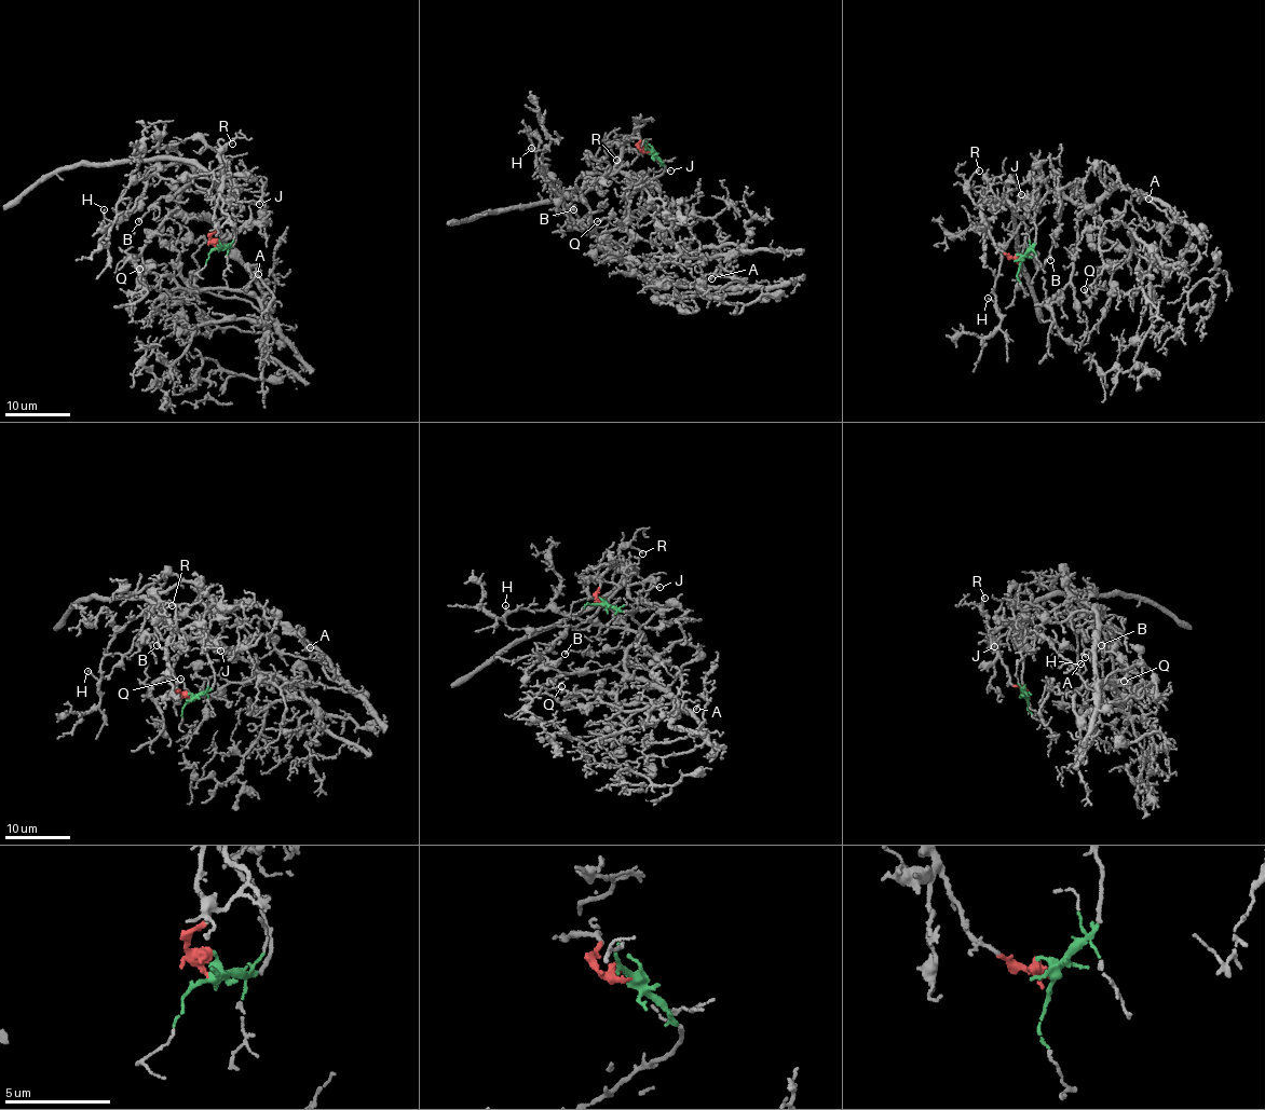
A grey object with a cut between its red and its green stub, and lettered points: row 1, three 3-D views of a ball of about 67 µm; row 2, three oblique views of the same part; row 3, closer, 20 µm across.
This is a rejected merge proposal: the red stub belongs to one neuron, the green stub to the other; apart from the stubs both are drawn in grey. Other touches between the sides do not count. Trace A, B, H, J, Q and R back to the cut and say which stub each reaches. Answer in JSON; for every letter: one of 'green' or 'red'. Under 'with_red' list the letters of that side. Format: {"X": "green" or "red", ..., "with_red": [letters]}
{"A": "green", "B": "green", "H": "green", "J": "red", "Q": "green", "R": "red", "with_red": ["J", "R"]}

